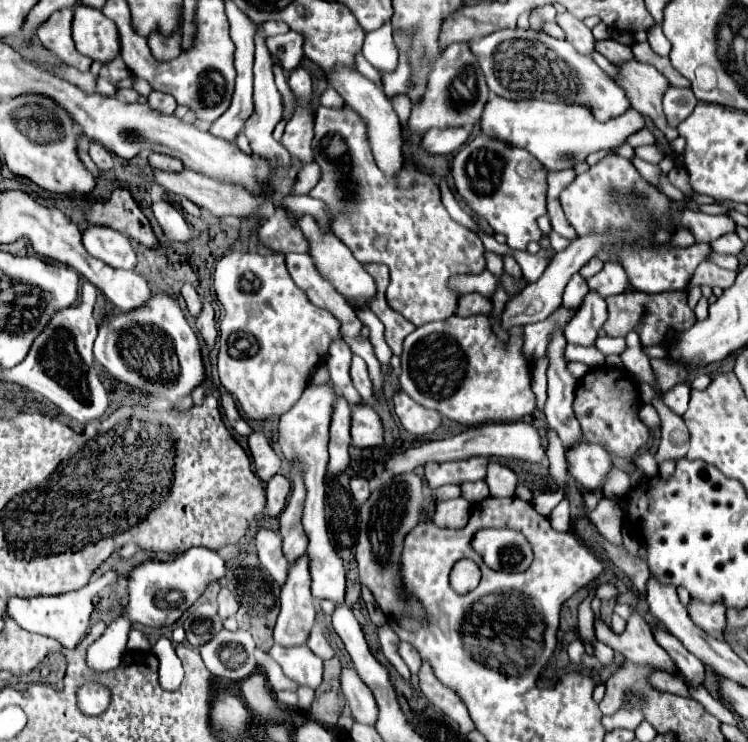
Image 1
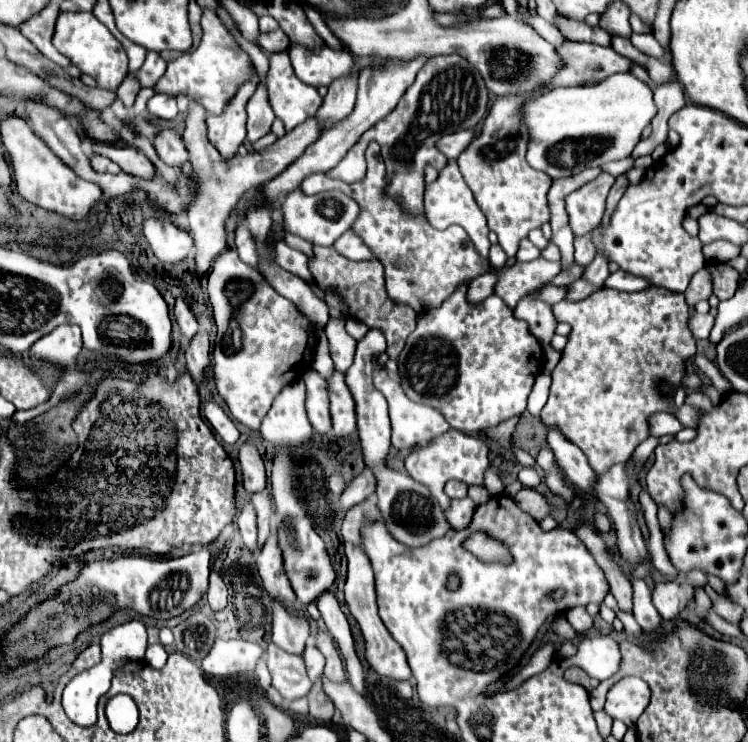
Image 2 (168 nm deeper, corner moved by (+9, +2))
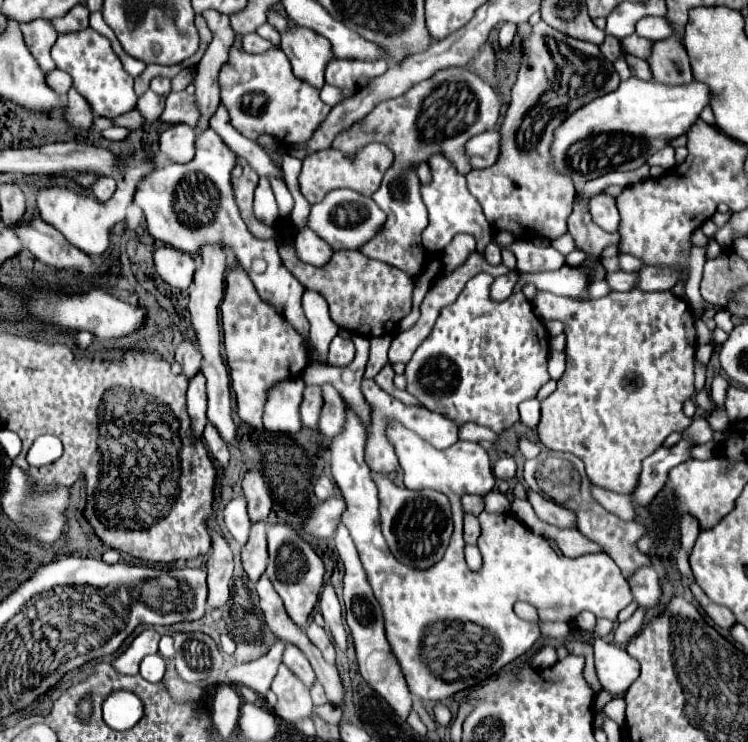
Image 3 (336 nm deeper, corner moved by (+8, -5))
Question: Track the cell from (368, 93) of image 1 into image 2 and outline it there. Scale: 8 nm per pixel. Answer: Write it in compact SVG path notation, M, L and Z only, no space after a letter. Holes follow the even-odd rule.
M292 45L288 55L298 79L312 87L330 87L332 81L350 77L354 67L354 59L346 49L336 51L328 45L324 45L324 49L304 49L302 45Z

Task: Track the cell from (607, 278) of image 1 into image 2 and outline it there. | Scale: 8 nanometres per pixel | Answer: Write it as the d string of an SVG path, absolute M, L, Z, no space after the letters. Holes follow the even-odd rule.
M622 269L614 271L608 275L608 279L604 281L606 287L612 287L612 289L618 289L618 291L642 291L644 287L648 287L646 281L640 281L640 277L632 277L630 273L624 273Z

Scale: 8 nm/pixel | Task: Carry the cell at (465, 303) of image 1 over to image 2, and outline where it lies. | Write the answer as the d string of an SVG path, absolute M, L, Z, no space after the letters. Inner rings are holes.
M492 273L480 275L476 277L476 281L470 281L468 285L468 293L466 293L466 301L472 305L482 303L488 295L492 295L492 285L496 283L496 277Z

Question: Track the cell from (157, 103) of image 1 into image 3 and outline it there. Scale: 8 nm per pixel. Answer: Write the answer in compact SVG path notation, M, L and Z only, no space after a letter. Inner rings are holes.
M185 90L181 92L171 92L167 96L167 102L165 102L165 110L161 114L161 120L169 122L169 124L191 124L191 126L199 126L199 118L201 118L201 112L197 108L197 102L195 102L195 96L187 94Z

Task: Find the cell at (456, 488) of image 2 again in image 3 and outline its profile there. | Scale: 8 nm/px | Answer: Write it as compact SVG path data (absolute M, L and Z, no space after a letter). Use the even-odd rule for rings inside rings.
M463 496L463 510L479 516L483 512L483 496Z

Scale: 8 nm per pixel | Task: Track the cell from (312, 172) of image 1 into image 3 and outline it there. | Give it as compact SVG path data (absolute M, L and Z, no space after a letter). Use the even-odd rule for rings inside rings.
M463 66L437 72L437 76L423 80L421 84L409 88L409 92L379 102L371 114L337 134L331 148L337 148L345 154L353 154L369 142L383 142L395 154L395 162L389 172L385 172L381 188L373 194L373 200L377 200L387 214L387 222L383 232L369 240L365 248L361 248L367 258L391 264L409 276L417 276L423 270L425 248L421 244L421 232L427 226L427 212L419 194L419 178L413 172L413 166L427 162L433 152L445 152L447 156L453 156L457 170L467 174L471 170L465 152L467 140L485 130L493 130L499 114L501 104L495 90Z

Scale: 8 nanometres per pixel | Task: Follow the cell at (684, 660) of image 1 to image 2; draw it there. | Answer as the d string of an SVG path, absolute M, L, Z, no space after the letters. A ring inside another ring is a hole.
M642 579L634 581L632 587L634 587L634 619L638 621L642 631L646 631L646 633L658 631L662 617L660 617L660 613L656 613L656 607L652 605L650 587Z

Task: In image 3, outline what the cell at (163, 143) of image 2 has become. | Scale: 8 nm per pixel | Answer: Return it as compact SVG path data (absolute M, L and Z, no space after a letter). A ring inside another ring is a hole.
M175 124L161 134L159 150L167 160L185 164L191 162L195 156L195 140L195 128L191 128L189 124Z

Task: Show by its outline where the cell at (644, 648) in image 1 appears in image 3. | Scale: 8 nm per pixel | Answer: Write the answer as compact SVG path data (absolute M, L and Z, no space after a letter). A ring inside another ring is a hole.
M527 490L527 500L531 502L535 514L547 522L547 524L553 524L553 526L559 526L559 528L577 528L575 524L575 516L571 510L555 504L553 500L547 500L543 498L539 492L533 492L533 490Z

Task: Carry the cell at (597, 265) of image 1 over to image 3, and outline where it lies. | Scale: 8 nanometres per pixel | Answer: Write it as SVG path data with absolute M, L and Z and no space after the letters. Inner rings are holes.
M577 196L573 212L569 216L569 234L575 238L577 248L593 258L597 258L601 254L601 250L607 244L619 244L619 234L613 232L605 232L601 230L593 220L591 220L591 212L589 212L589 198L581 198Z

